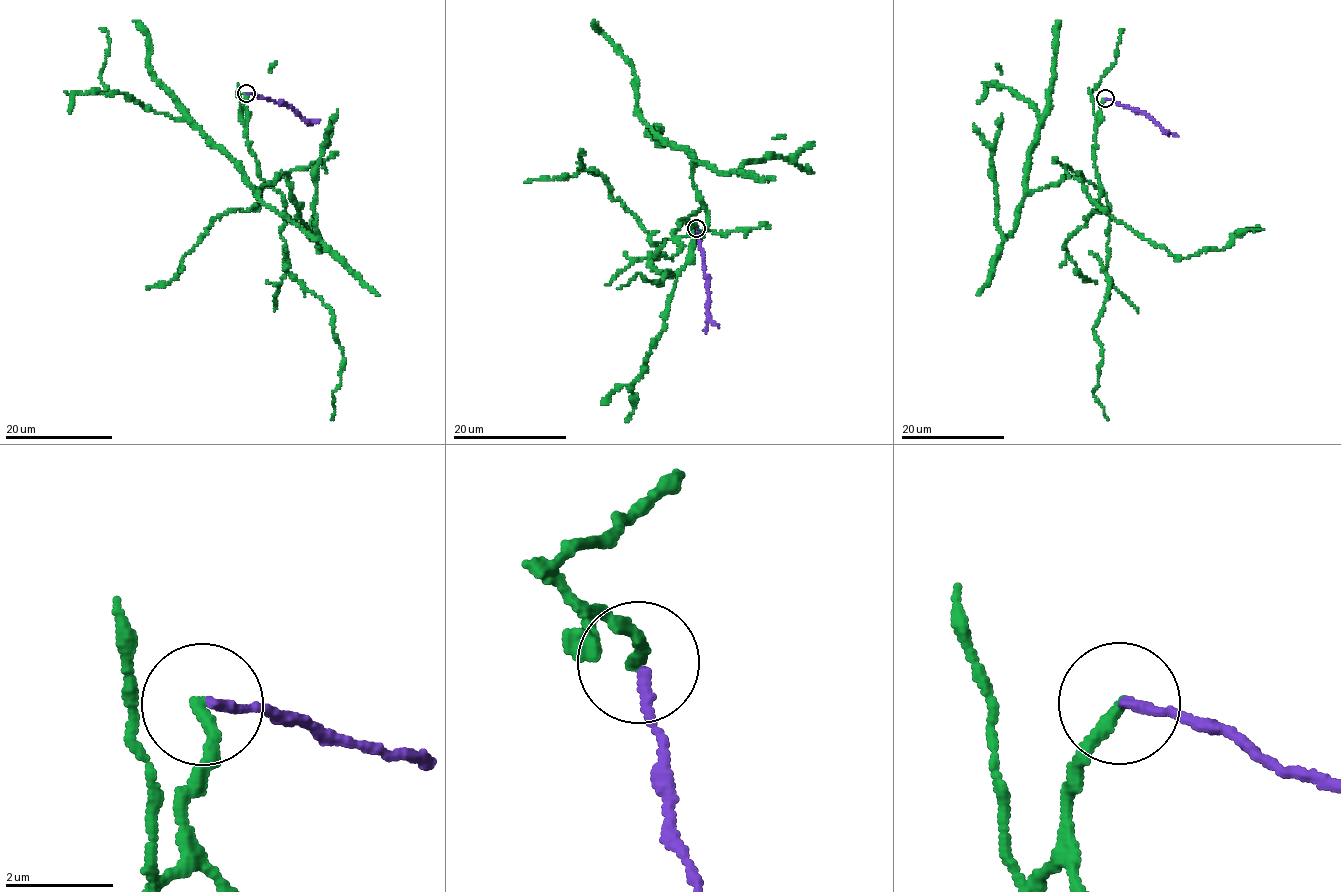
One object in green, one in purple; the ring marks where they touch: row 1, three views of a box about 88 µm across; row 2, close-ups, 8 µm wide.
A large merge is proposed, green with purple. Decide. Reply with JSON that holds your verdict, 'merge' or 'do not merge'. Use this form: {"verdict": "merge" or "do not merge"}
{"verdict": "do not merge"}

